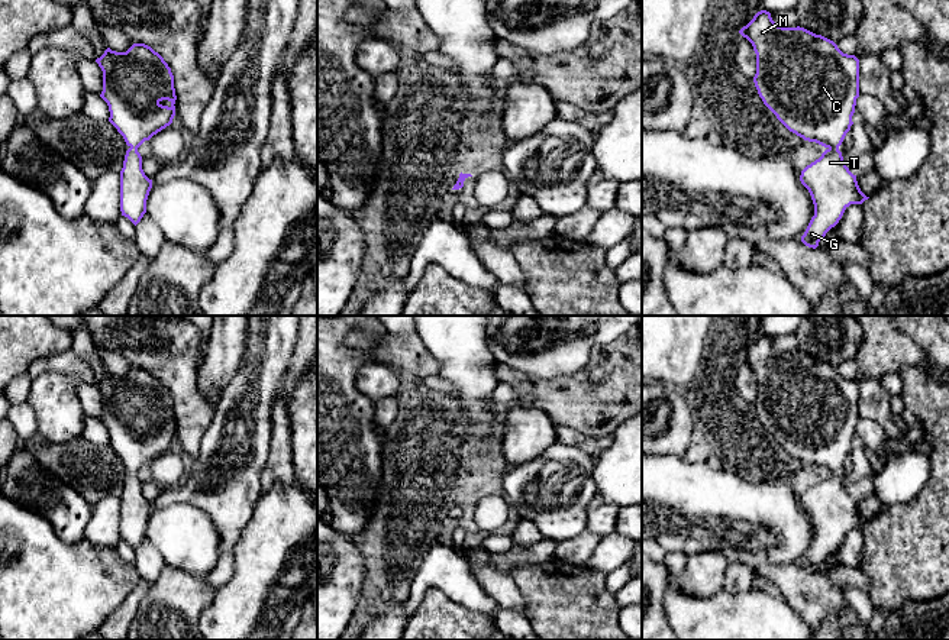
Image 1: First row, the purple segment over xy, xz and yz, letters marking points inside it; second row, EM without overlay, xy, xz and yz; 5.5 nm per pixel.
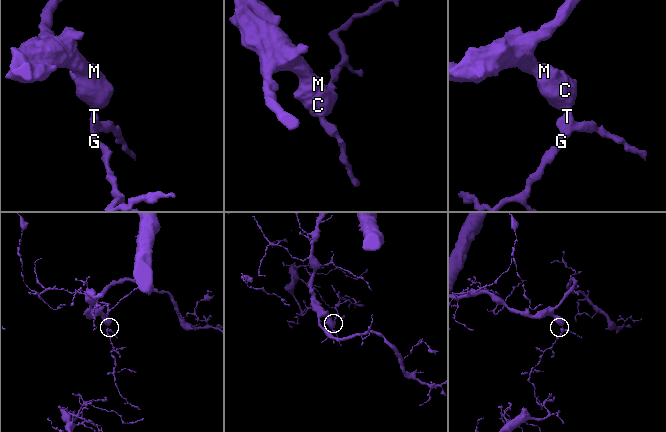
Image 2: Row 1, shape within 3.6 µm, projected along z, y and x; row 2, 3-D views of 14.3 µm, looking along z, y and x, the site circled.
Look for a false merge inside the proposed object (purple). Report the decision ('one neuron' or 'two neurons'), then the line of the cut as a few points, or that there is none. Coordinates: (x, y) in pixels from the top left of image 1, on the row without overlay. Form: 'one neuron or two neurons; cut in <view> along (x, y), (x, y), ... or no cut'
one neuron; no cut

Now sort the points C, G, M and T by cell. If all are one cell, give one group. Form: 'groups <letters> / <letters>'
groups C G M T

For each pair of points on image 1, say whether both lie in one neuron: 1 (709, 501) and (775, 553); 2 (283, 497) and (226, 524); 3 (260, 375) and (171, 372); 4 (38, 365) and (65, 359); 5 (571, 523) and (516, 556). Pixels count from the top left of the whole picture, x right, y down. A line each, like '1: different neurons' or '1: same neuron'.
1: same neuron
2: different neurons
3: different neurons
4: same neuron
5: different neurons

